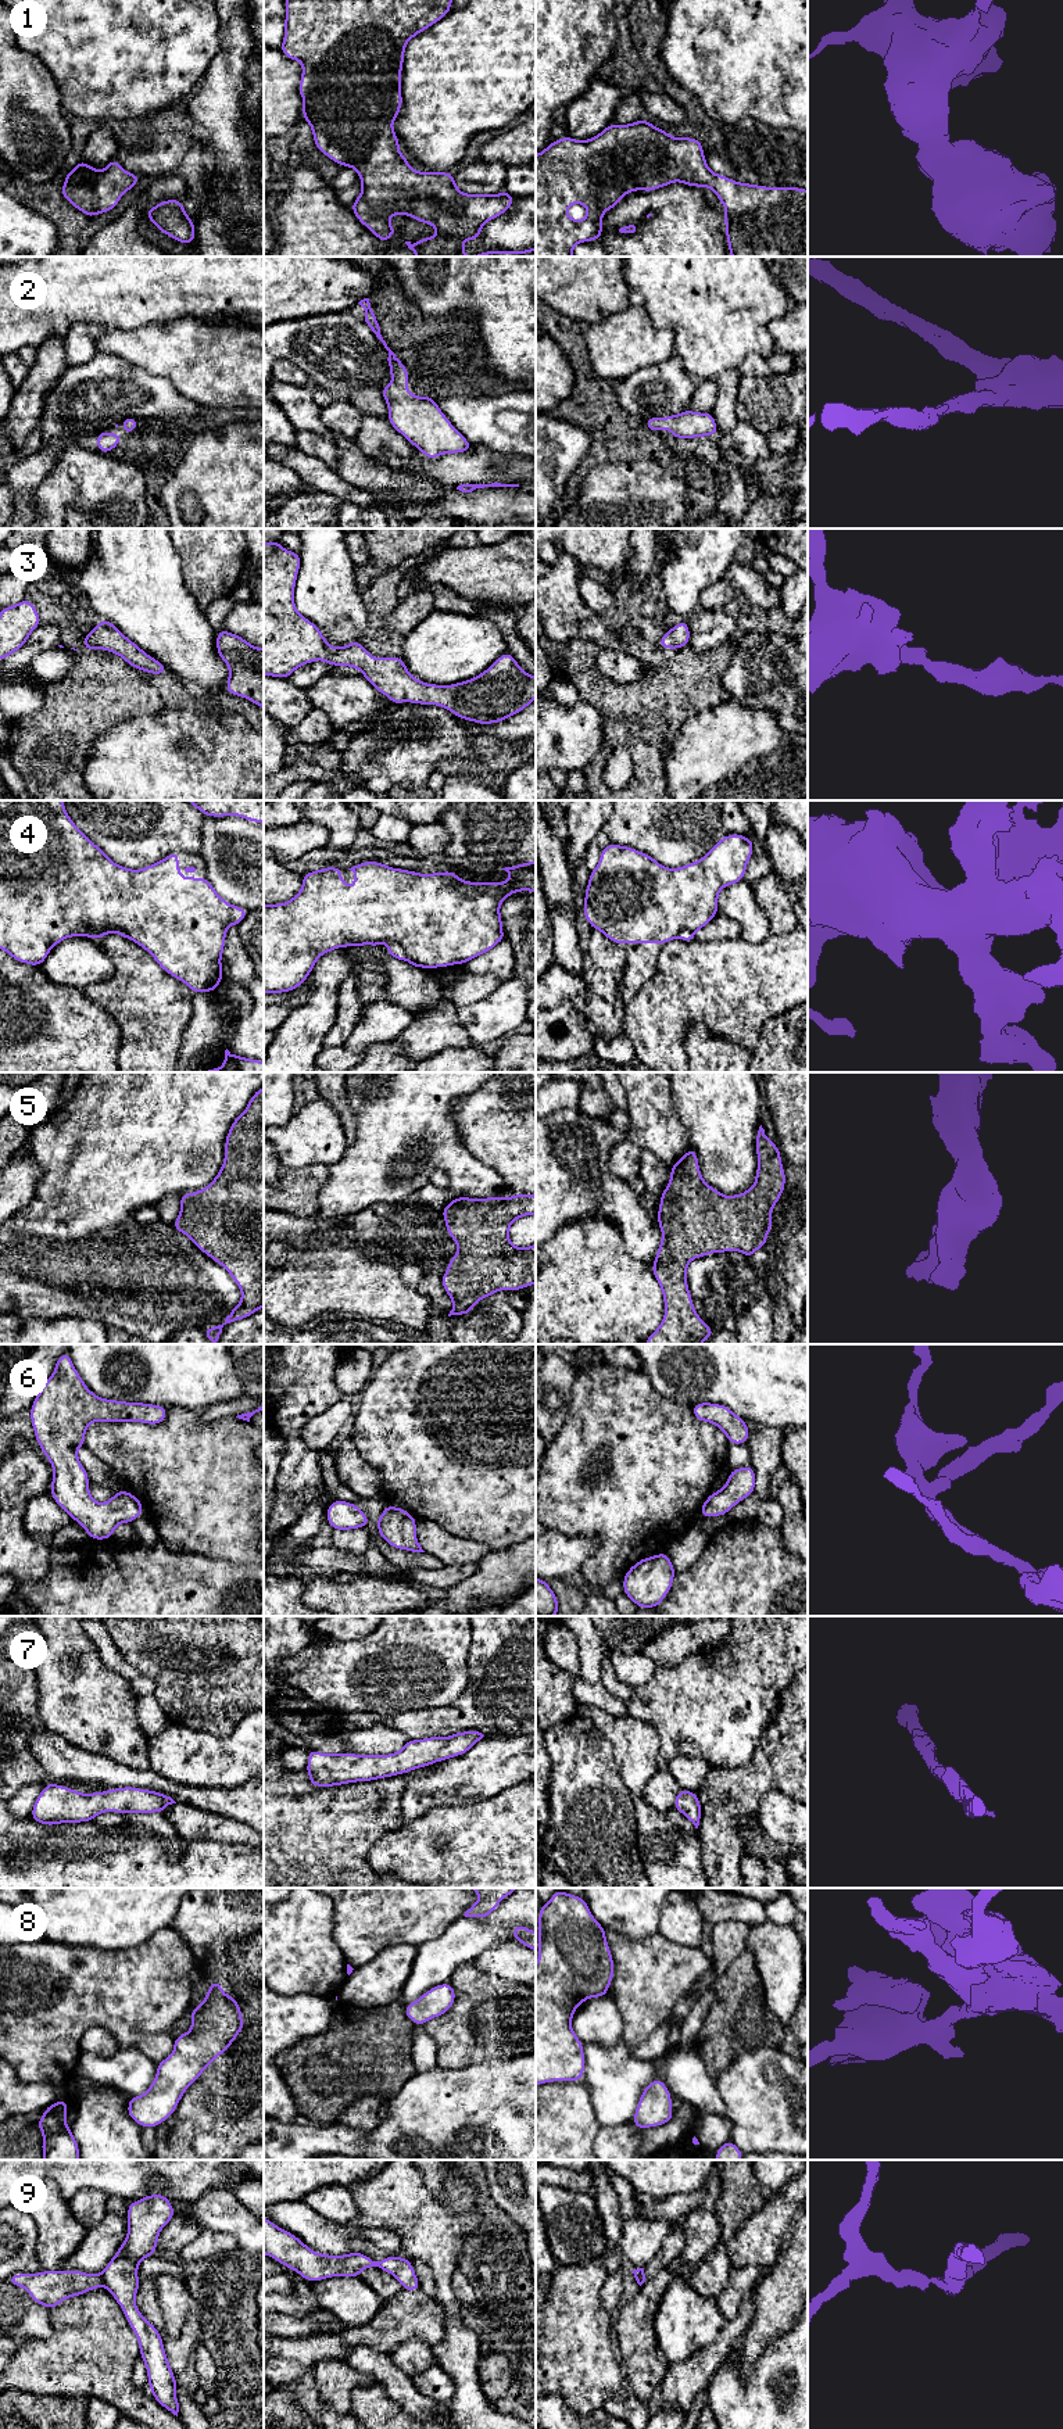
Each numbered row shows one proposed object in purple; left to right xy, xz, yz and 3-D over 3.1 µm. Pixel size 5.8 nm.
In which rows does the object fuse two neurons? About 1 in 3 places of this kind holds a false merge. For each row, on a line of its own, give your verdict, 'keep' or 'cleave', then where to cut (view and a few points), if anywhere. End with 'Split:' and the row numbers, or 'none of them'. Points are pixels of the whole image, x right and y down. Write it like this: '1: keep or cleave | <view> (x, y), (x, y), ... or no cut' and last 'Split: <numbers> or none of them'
1: keep | no cut
2: keep | no cut
3: keep | no cut
4: cleave | xz (390, 941), (400, 945), (407, 957)
5: keep | no cut
6: keep | no cut
7: keep | no cut
8: keep | no cut
9: cleave | xy (101, 2274), (104, 2285)
Split: 4, 9

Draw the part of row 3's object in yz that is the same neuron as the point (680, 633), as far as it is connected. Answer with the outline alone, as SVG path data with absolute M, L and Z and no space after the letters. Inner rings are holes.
M686 620L677 623L674 627L669 628L659 640L659 646L663 649L680 649L687 646L690 642L690 626Z

